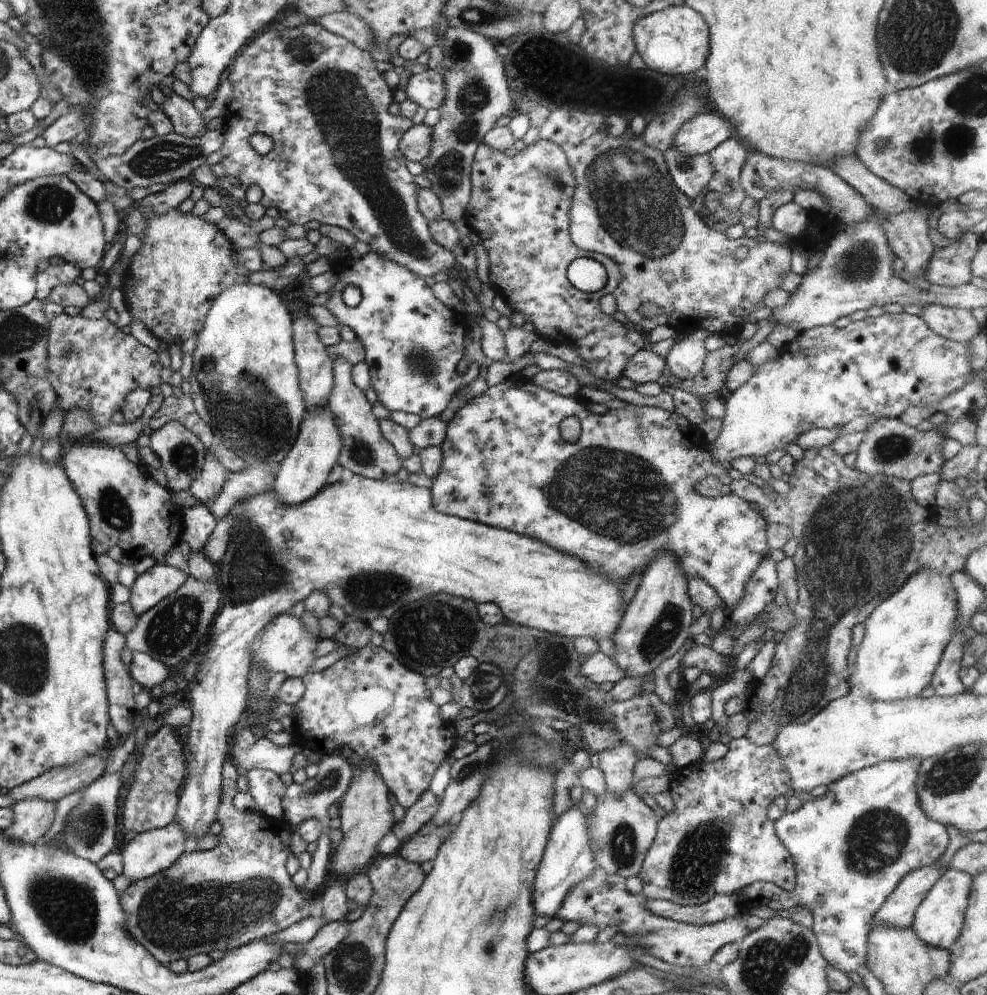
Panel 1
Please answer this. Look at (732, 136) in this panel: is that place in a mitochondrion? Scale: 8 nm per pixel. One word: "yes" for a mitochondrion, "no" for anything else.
no

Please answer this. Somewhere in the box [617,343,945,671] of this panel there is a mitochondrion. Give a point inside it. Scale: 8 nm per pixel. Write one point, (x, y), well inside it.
(664, 631)

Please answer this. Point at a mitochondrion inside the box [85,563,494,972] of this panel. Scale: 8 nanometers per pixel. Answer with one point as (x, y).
(174, 915)

